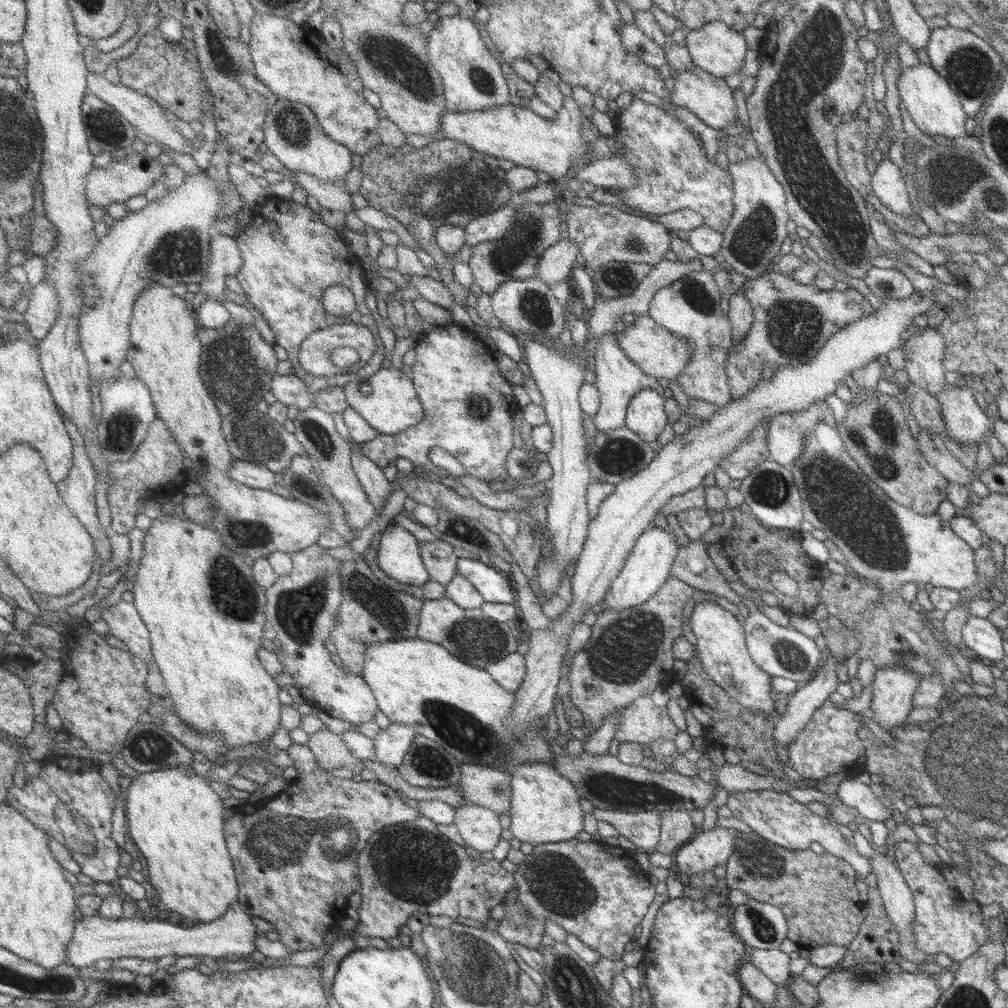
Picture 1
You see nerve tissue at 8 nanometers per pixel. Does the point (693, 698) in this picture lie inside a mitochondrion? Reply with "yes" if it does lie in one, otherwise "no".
no

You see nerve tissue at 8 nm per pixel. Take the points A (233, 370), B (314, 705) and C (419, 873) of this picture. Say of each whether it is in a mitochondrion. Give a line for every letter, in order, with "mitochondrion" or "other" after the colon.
A: mitochondrion
B: other
C: mitochondrion

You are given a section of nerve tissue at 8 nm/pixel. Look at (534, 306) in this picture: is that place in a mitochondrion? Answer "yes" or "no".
yes

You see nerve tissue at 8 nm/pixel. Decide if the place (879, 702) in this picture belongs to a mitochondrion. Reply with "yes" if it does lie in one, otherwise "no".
no

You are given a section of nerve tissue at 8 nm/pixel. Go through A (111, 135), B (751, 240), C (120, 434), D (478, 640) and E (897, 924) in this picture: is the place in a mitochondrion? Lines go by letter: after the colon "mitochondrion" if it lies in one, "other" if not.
A: other
B: mitochondrion
C: mitochondrion
D: mitochondrion
E: other

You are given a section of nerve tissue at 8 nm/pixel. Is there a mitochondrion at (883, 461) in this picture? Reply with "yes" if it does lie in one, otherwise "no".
yes

